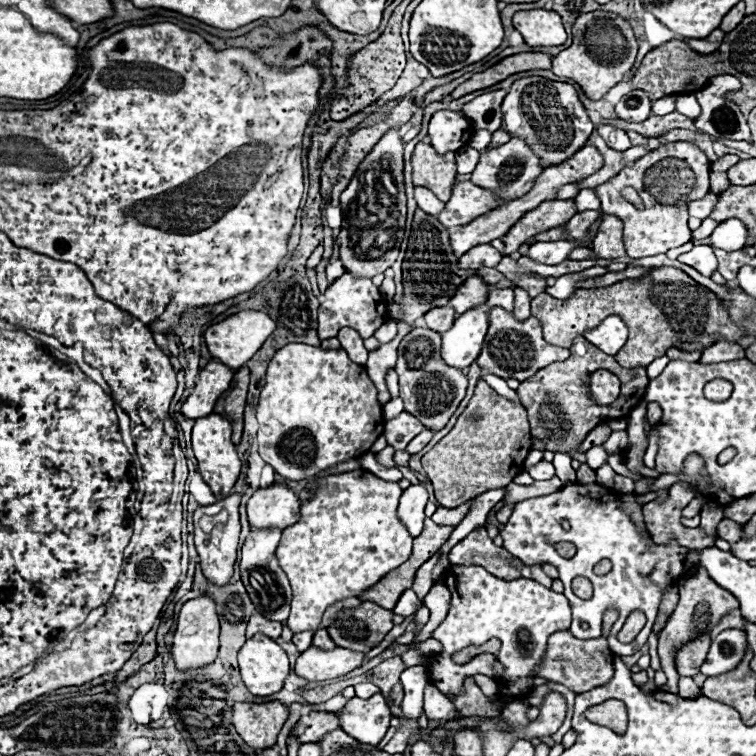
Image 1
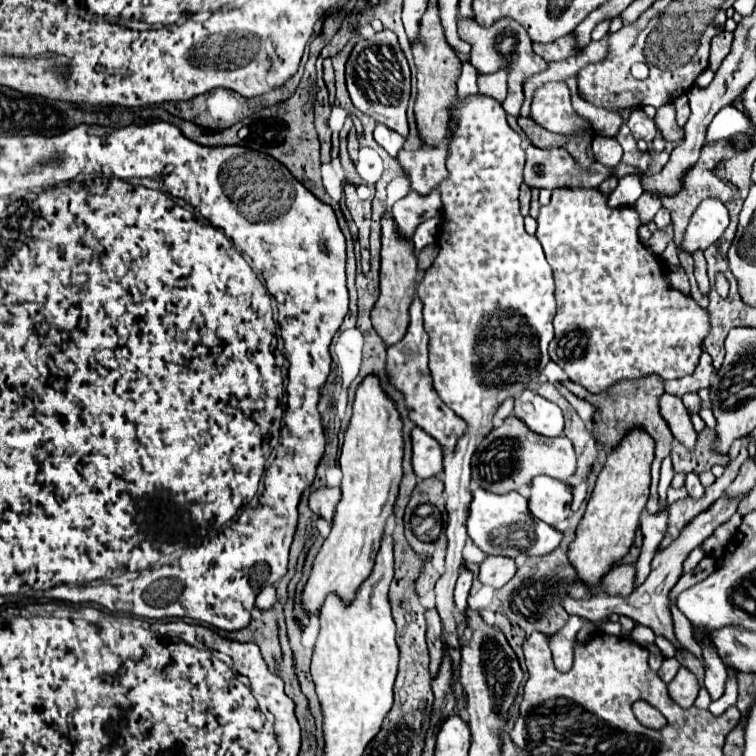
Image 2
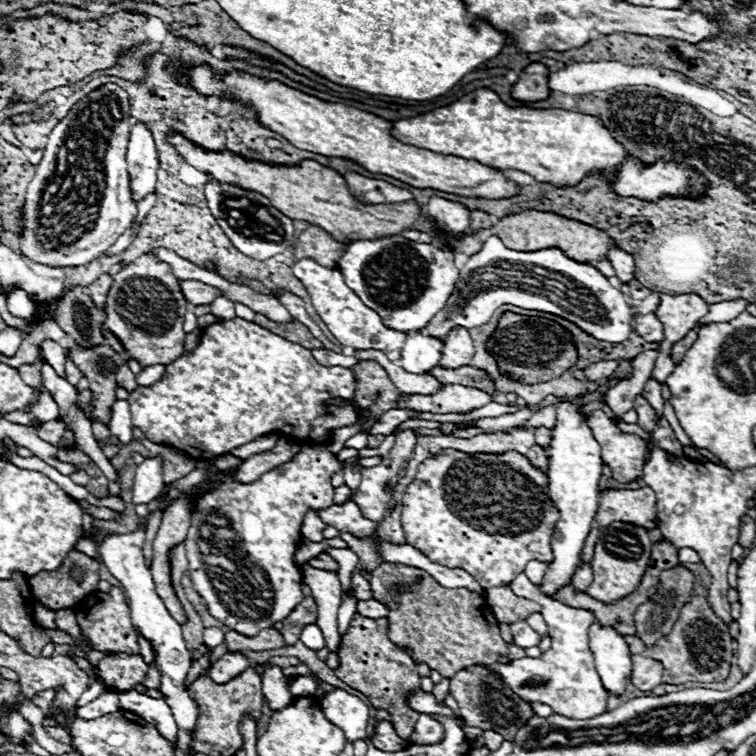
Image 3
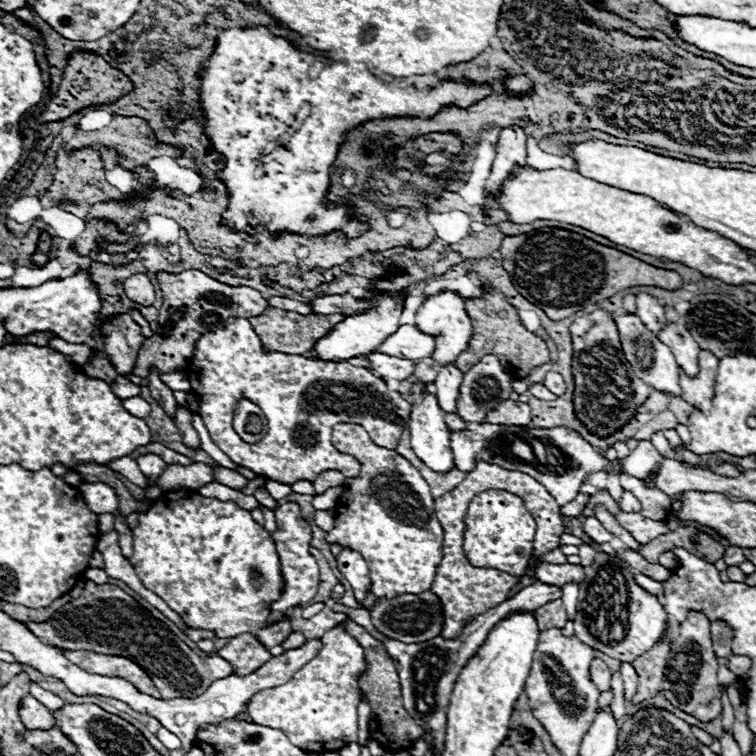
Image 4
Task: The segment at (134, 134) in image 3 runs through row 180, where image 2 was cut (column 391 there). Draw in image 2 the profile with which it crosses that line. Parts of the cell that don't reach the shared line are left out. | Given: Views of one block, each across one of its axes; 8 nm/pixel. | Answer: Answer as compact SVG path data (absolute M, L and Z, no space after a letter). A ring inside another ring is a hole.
M376 124L376 128L374 128L374 140L376 140L390 156L396 156L398 150L402 148L402 144L404 144L404 138L402 138L400 134L396 134L394 130L390 130L390 128L382 126L382 124Z

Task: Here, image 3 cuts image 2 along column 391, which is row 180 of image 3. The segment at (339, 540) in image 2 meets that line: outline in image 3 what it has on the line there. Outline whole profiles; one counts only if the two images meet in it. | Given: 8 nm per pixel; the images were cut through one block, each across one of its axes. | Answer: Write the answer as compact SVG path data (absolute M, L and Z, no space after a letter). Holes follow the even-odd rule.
M200 66L192 70L192 84L202 94L220 96L226 92L234 94L246 104L252 104L260 116L260 122L282 134L296 148L322 156L352 160L372 174L386 174L420 190L430 188L466 198L512 198L520 192L520 184L506 178L498 168L480 164L476 160L464 160L458 156L446 156L404 144L392 136L390 130L394 124L390 120L352 106L324 102L320 98L292 90L280 82L264 82L242 72L234 72L226 80L220 80L218 76L212 78L210 70Z

